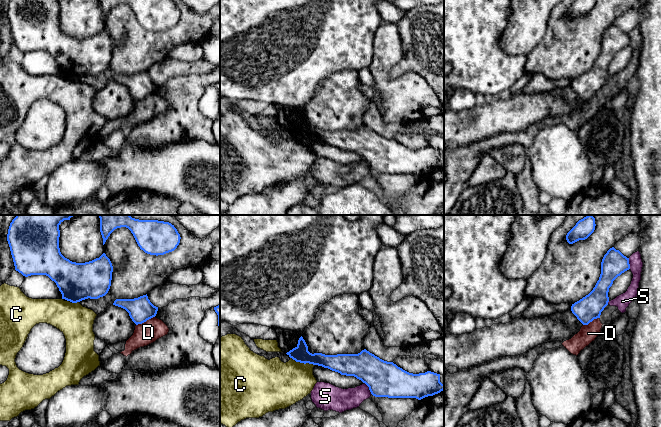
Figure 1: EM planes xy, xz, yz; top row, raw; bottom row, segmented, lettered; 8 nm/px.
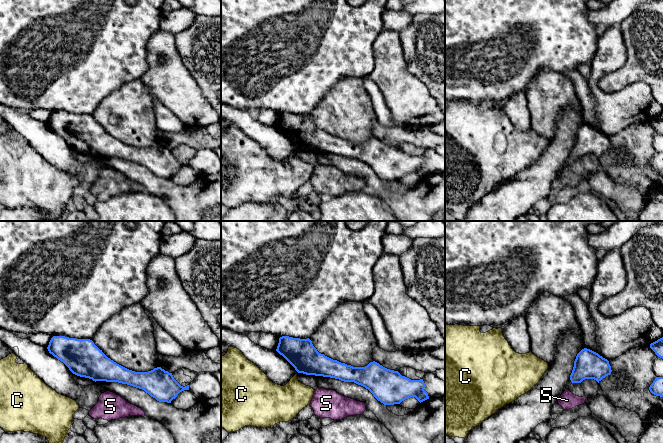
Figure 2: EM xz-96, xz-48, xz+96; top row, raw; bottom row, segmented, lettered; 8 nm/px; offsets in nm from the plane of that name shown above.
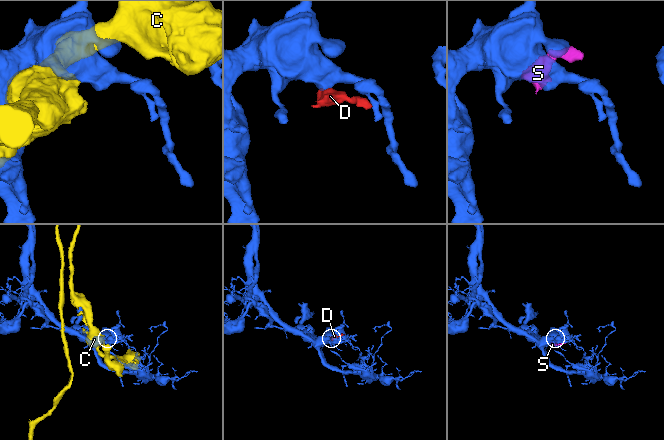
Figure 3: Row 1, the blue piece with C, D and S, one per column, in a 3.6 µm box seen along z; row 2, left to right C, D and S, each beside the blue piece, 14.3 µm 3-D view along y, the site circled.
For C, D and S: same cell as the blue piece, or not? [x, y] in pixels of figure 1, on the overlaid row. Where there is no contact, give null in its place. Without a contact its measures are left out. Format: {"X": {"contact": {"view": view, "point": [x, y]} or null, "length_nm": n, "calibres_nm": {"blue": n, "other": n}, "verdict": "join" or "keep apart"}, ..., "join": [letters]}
{"C": {"contact": {"view": "xz", "point": [302, 362]}, "length_nm": 220, "calibres_nm": {"blue": 130, "other": 360}, "verdict": "keep apart"}, "D": {"contact": {"view": "xy", "point": [145, 321]}, "length_nm": 170, "calibres_nm": {"blue": 200, "other": 180}, "verdict": "keep apart"}, "S": {"contact": {"view": "xz", "point": [369, 388]}, "length_nm": 110, "calibres_nm": {"blue": 280, "other": 180}, "verdict": "keep apart"}, "join": []}

